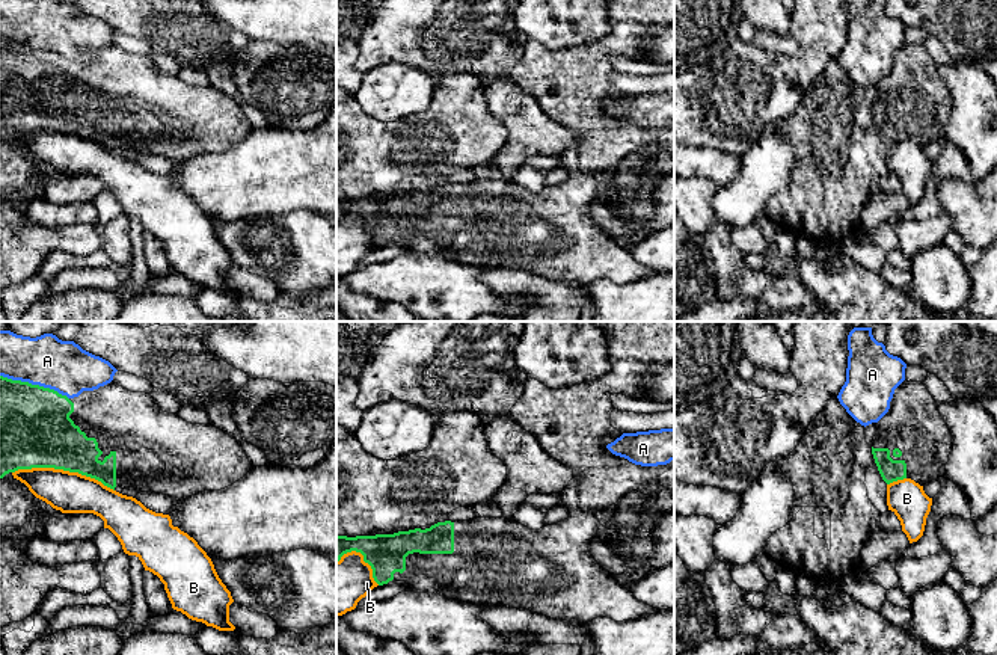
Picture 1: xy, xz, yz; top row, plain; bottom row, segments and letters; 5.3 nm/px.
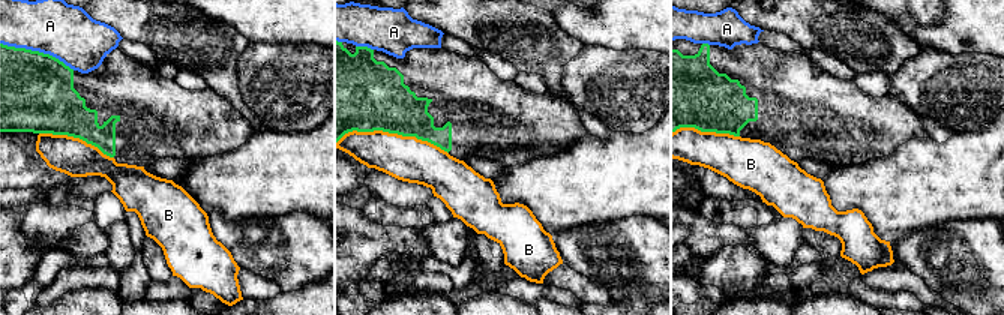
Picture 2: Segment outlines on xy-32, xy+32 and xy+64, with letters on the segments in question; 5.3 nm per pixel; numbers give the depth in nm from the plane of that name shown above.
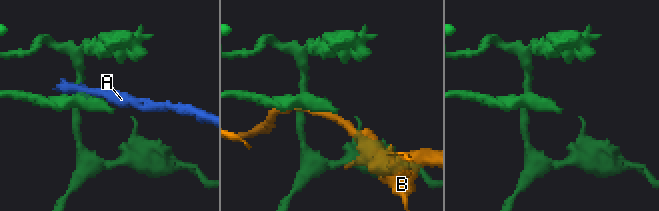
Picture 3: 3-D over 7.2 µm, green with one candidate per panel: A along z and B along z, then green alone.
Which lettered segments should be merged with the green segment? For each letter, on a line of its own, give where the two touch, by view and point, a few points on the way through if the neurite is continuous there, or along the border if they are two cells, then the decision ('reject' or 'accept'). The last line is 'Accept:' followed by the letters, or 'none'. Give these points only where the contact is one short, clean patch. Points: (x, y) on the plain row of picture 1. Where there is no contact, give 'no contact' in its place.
A: xy (35, 47) | reject
B: xy (64, 132) | reject
Accept: none

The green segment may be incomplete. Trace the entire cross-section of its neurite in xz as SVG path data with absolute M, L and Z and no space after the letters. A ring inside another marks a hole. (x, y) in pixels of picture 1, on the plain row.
M606 0L606 6L611 32L602 41L552 51L528 39L520 60L507 77L529 94L551 119L573 133L573 140L560 155L570 174L567 181L540 192L529 192L502 178L445 183L425 192L394 196L336 198L336 223L356 213L371 228L379 248L392 241L407 243L409 254L434 255L484 269L523 270L554 282L587 287L597 279L623 284L656 275L658 270L640 264L630 248L614 241L591 219L588 205L597 198L600 184L596 177L600 172L655 146L674 151L674 122L641 128L606 110L623 97L611 88L611 57L650 60L643 39L652 27L674 23L674 0Z

